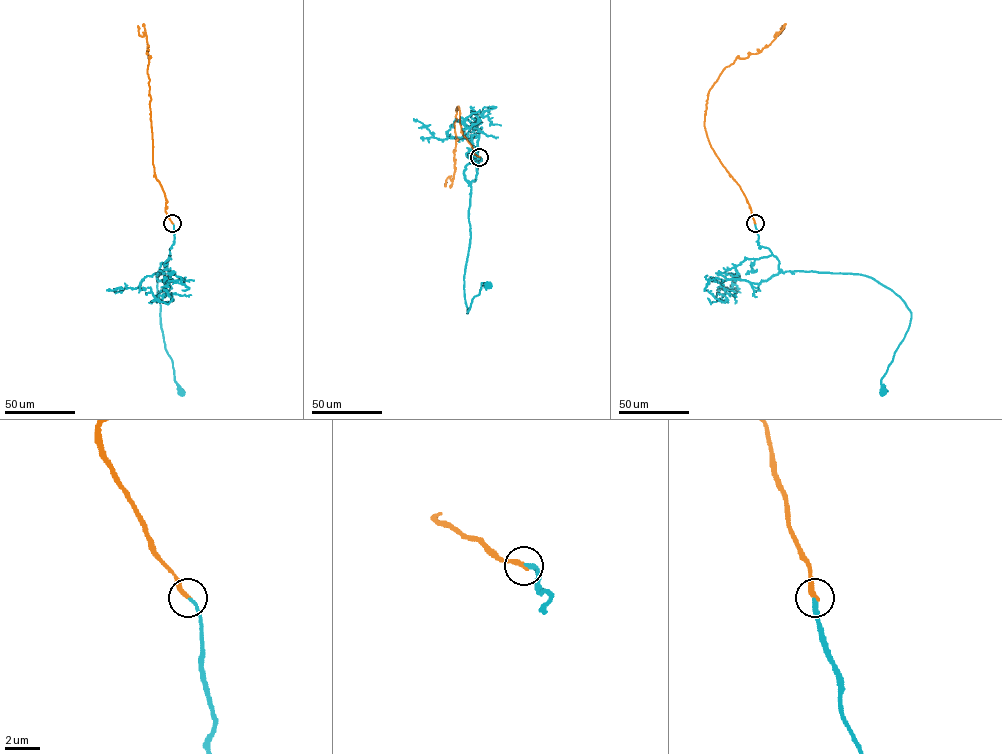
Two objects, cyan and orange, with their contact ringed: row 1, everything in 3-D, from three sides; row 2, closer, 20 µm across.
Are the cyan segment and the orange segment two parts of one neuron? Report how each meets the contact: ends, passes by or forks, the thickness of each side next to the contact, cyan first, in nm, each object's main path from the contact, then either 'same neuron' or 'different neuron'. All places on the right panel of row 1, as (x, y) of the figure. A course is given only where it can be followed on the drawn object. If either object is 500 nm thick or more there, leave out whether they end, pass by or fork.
cyan ends | orange ends | 240/280 nm | cyan via (755, 223), (758, 244), (768, 248), (782, 272), (865, 275), (904, 302), (910, 325), (881, 380), (883, 391) | orange via (755, 223), (739, 186), (711, 146), (706, 104), (726, 67), (737, 57), (758, 53), (780, 28) | same neuron

